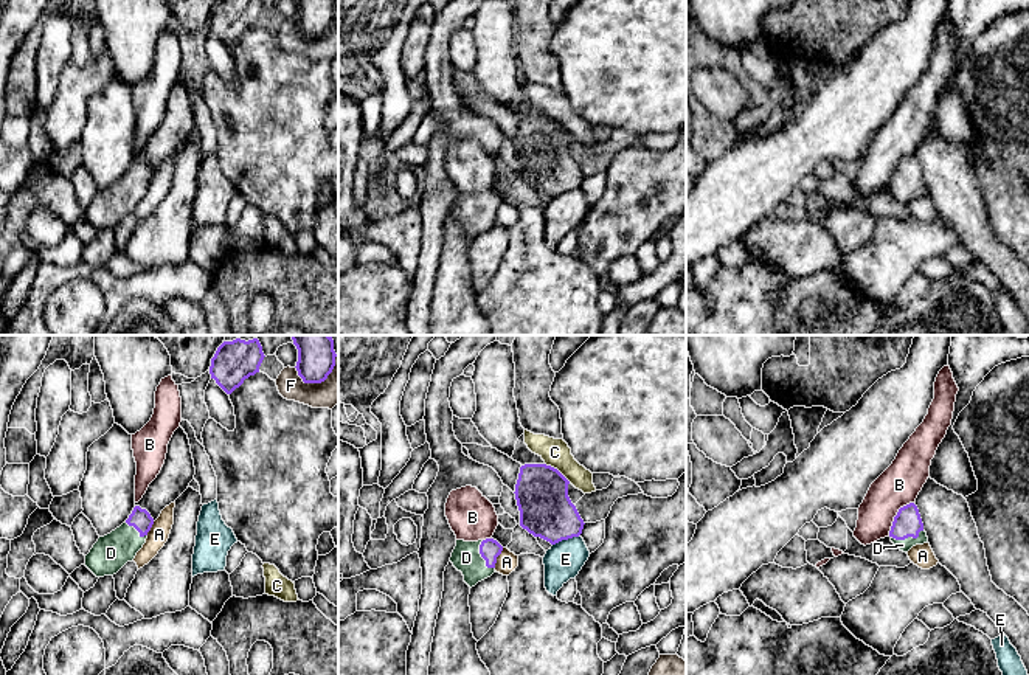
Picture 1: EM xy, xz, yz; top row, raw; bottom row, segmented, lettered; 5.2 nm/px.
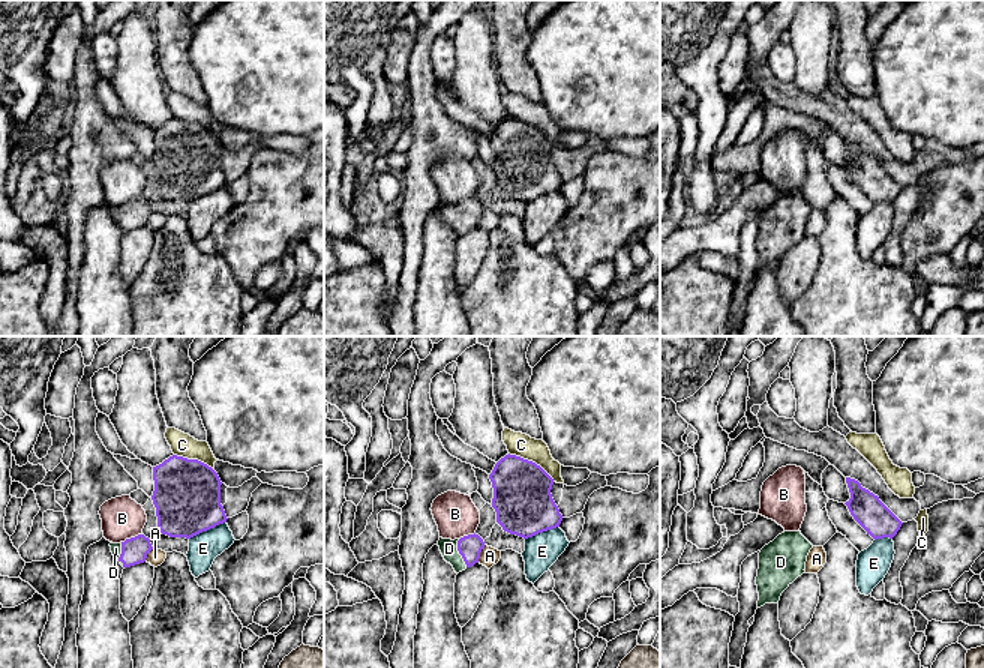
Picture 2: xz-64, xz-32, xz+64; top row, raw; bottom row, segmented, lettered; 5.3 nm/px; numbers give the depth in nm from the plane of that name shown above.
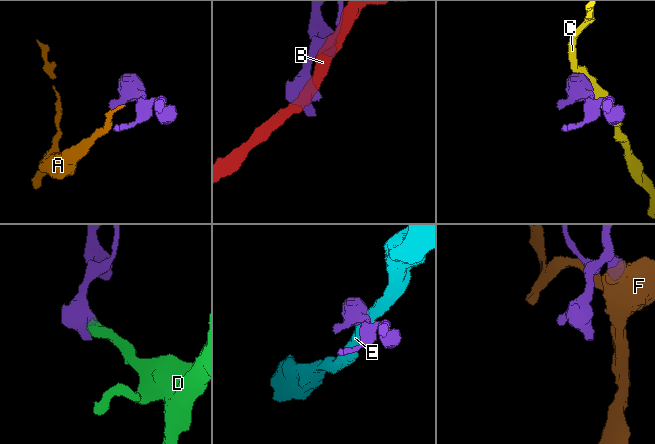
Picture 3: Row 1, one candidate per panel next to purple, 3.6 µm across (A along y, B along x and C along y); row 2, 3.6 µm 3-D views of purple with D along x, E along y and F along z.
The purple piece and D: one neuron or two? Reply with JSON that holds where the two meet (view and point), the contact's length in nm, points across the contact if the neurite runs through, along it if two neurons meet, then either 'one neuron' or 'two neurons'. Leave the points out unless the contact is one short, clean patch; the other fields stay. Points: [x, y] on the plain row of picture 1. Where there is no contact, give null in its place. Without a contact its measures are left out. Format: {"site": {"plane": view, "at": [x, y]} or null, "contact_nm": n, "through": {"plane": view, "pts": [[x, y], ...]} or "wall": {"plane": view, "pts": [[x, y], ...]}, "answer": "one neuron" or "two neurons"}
{"site": {"plane": "yz", "at": [907, 190]}, "contact_nm": 170, "through": {"plane": "yz", "pts": [[907, 176], [907, 190], [905, 197]]}, "answer": "one neuron"}

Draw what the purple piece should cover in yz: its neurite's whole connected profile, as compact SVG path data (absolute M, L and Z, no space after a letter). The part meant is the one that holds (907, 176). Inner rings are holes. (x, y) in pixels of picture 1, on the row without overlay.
M914 155L899 161L892 174L889 189L891 194L903 205L908 205L916 197L928 196L919 161Z

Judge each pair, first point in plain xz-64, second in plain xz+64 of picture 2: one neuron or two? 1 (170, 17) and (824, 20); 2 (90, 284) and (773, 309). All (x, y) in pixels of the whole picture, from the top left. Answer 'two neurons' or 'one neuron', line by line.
1: two neurons
2: one neuron

